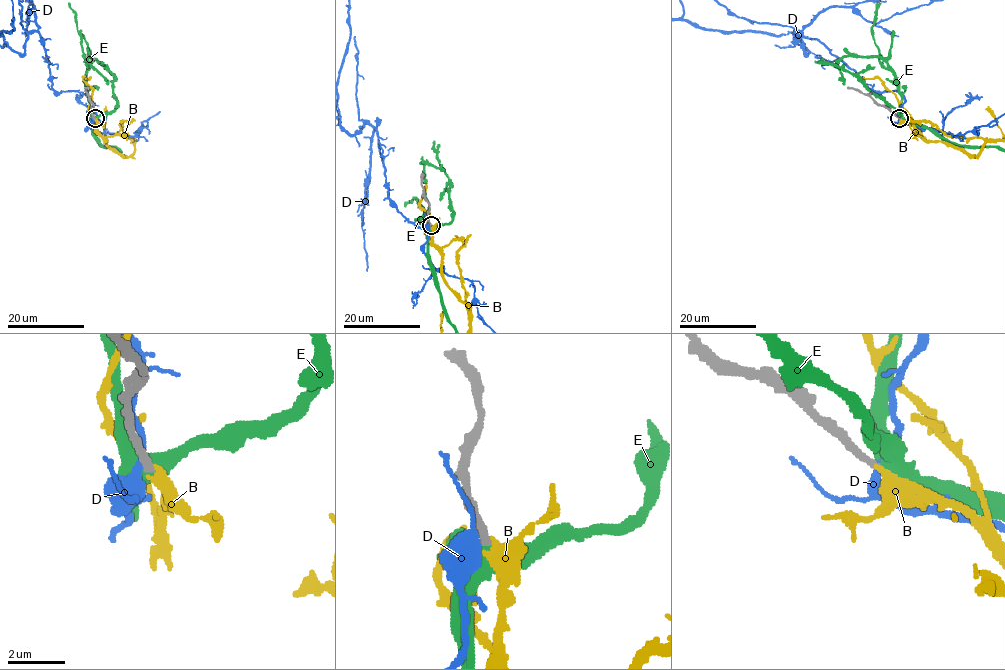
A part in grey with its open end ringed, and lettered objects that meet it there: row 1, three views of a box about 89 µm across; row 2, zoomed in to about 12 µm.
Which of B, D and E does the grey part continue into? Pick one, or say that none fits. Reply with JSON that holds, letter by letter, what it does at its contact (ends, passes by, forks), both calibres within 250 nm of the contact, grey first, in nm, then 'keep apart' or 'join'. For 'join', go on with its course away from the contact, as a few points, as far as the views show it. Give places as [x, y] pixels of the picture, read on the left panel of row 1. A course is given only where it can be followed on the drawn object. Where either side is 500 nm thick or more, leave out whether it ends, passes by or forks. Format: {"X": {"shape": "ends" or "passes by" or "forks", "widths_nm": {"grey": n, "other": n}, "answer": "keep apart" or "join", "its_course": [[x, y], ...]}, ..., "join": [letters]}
{"B": {"shape": "ends", "widths_nm": {"grey": 280, "other": 380}, "answer": "join"}, "D": {"shape": "forks", "widths_nm": {"grey": 280, "other": 320}, "answer": "keep apart"}, "E": {"shape": "forks", "widths_nm": {"grey": 280, "other": 480}, "answer": "keep apart"}, "join": ["B"]}

